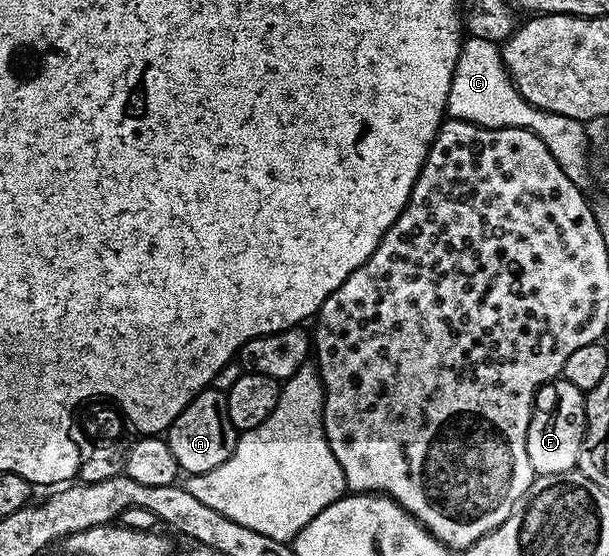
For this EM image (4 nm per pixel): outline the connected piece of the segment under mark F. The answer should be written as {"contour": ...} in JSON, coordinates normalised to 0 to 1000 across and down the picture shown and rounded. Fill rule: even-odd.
{"contour":[[[921,682],[898,685],[897,691],[887,694],[877,710],[877,732],[870,739],[867,782],[864,784],[867,826],[874,833],[878,853],[913,854],[915,851],[938,849],[947,838],[952,804],[961,781],[962,707],[946,696],[939,696],[939,689]]]}

